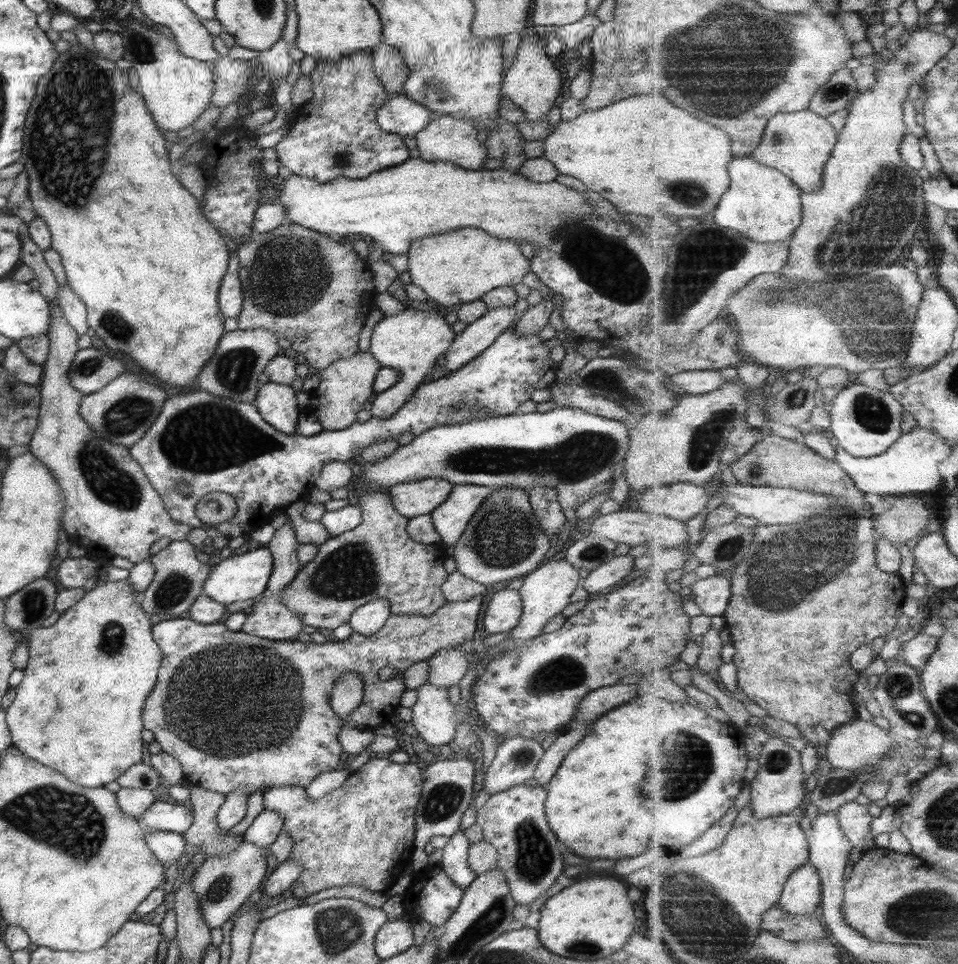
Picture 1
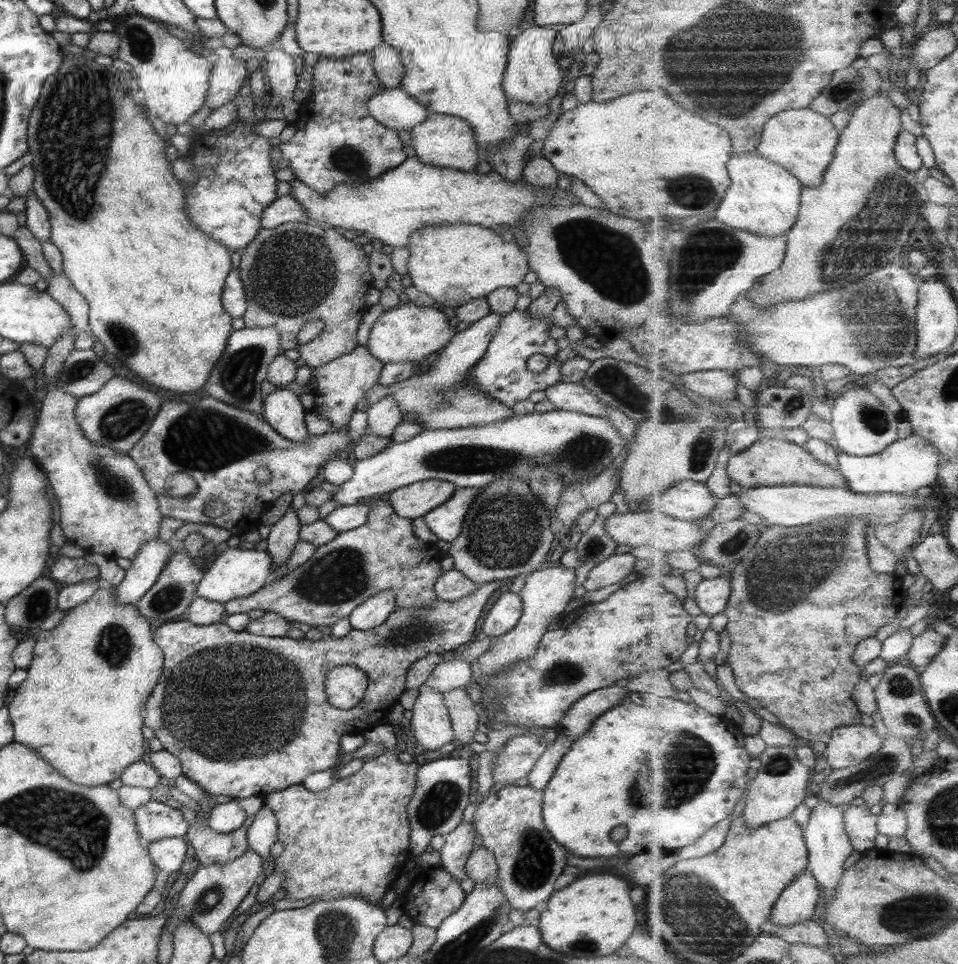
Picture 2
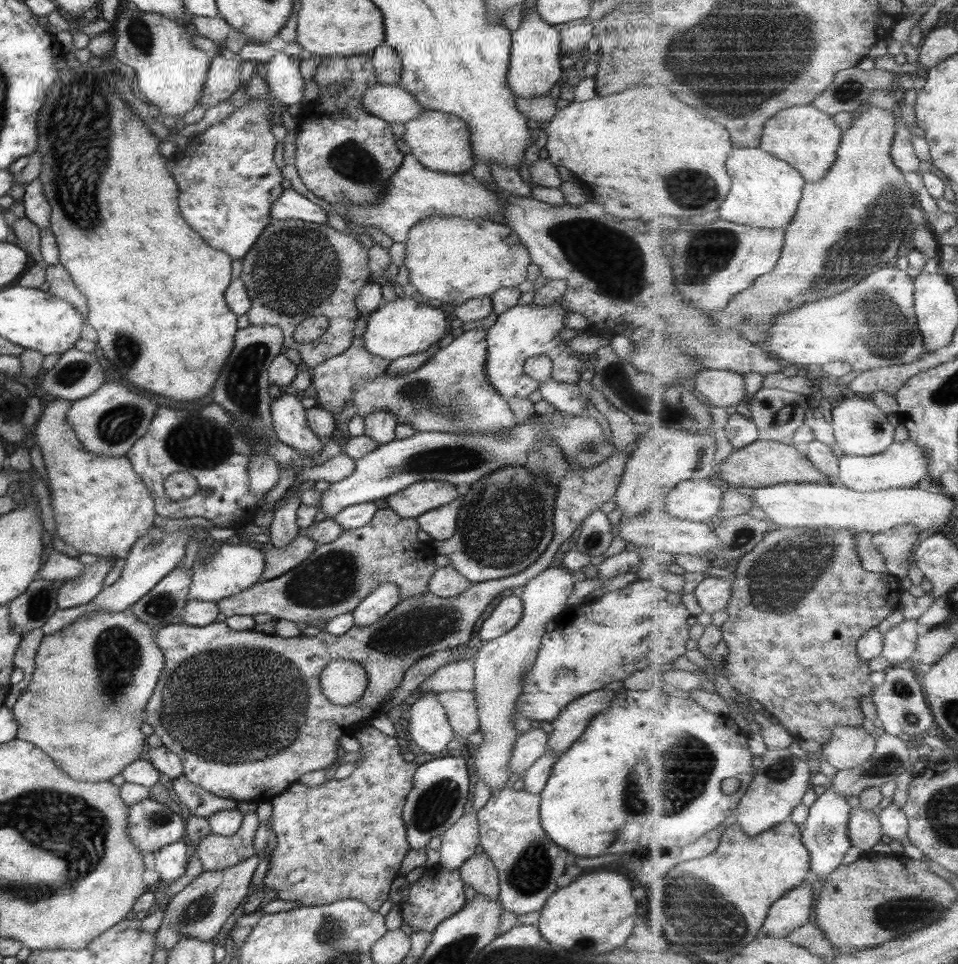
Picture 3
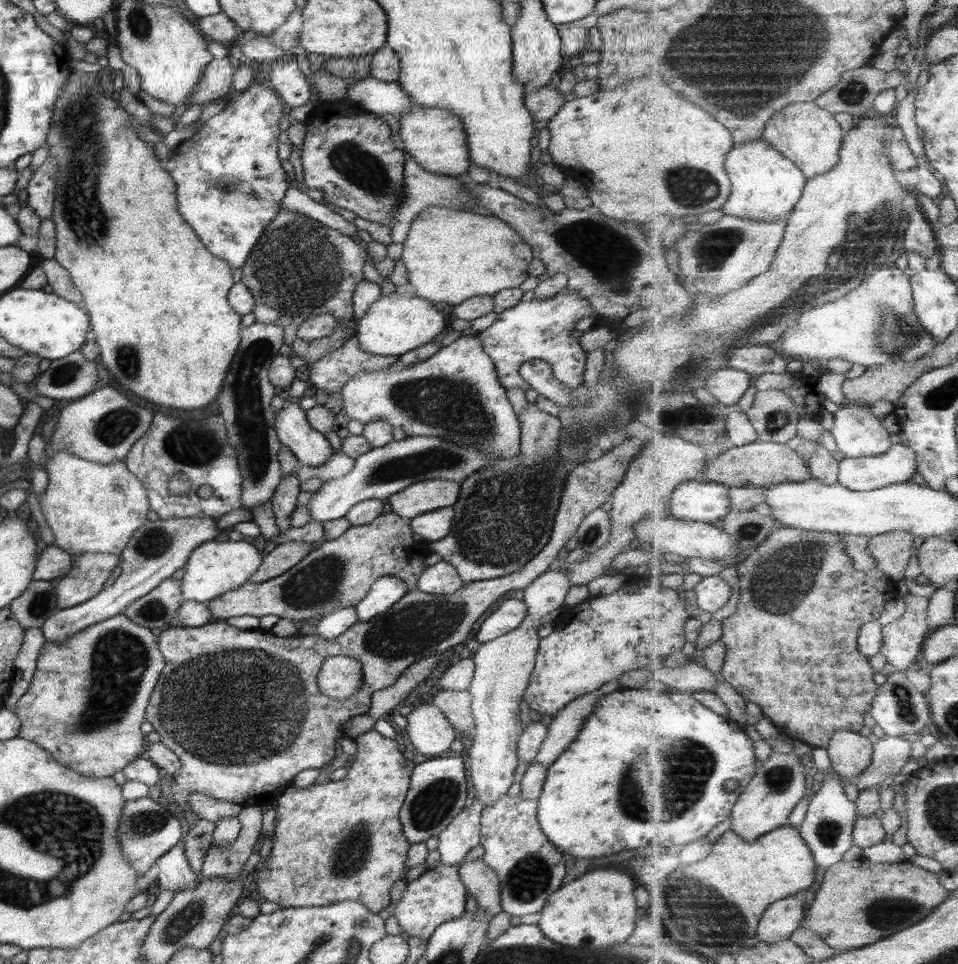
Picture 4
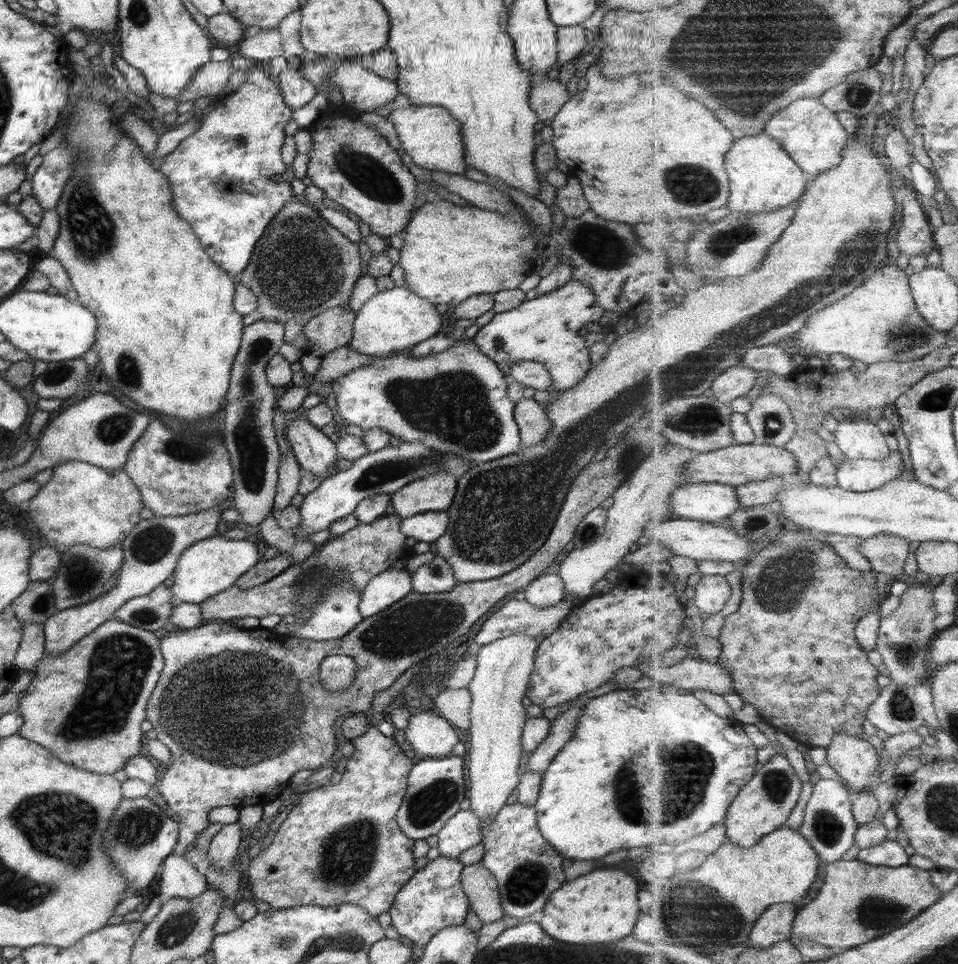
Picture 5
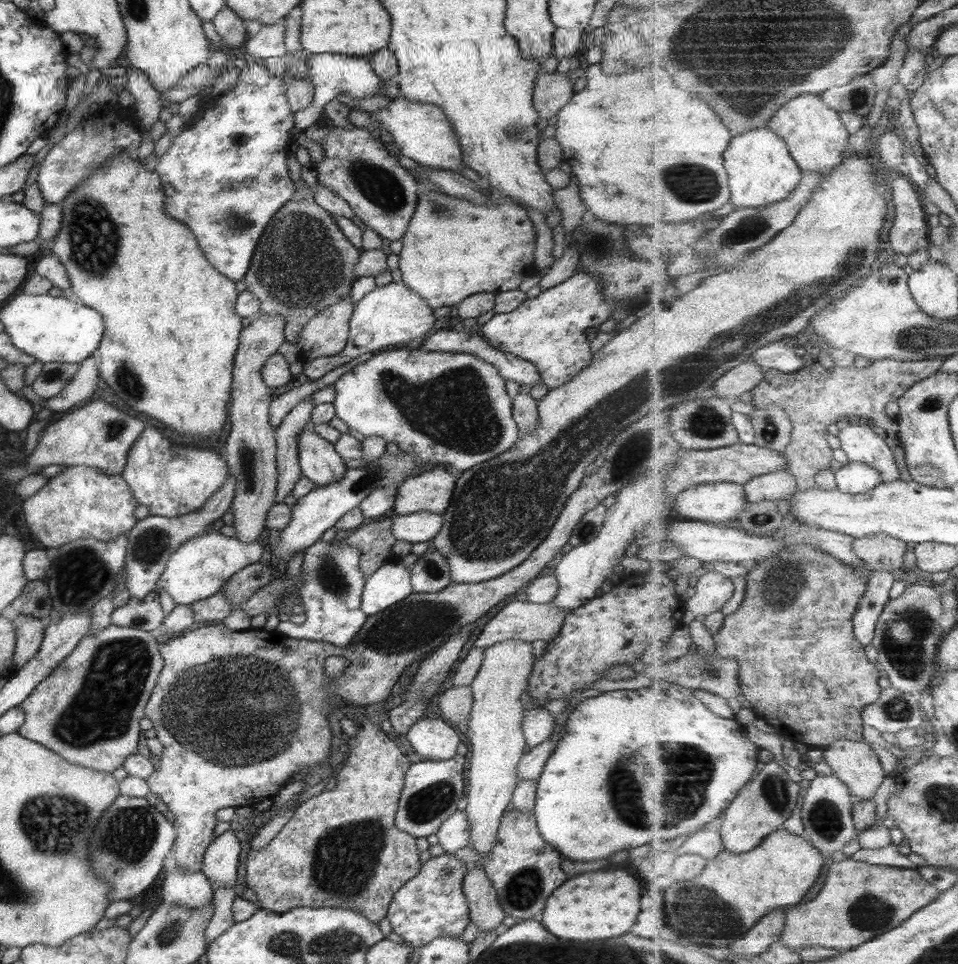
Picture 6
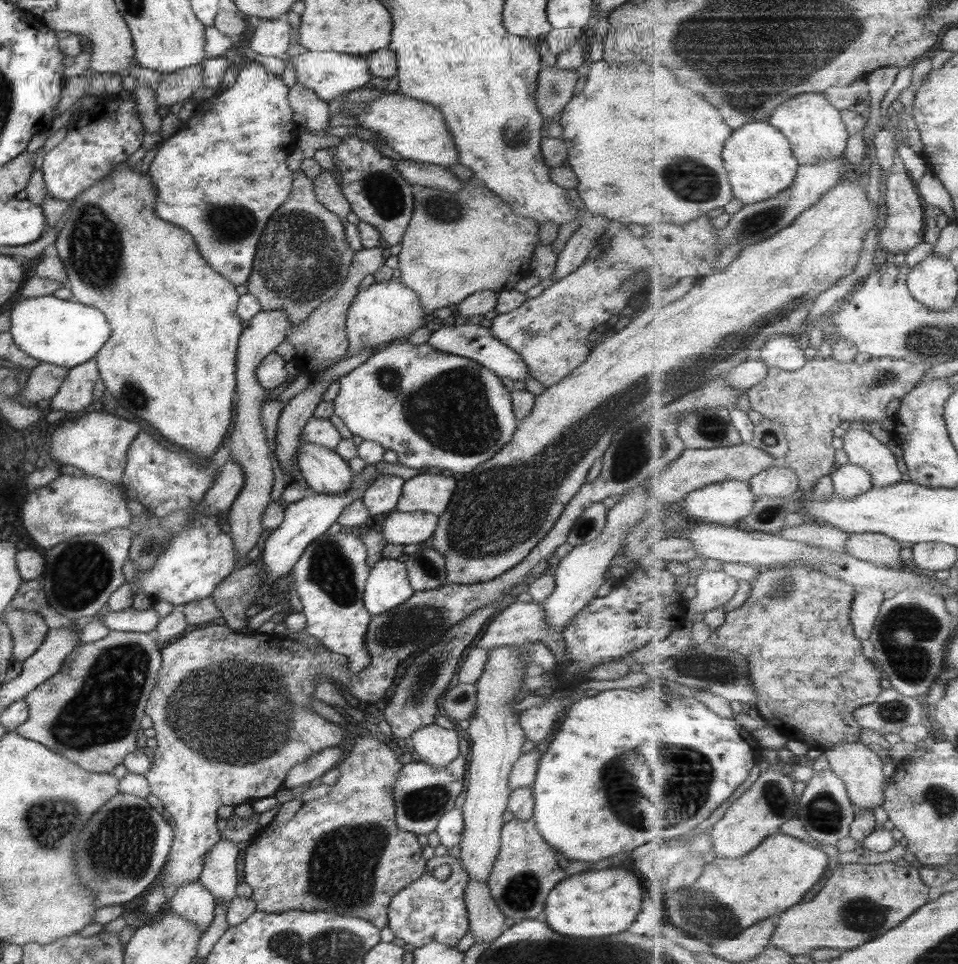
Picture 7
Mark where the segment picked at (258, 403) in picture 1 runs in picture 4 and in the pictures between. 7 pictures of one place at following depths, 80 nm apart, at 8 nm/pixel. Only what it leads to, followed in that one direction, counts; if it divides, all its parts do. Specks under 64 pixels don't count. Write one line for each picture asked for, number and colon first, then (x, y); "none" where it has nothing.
2: (282, 411)
3: (289, 424)
4: (310, 448)

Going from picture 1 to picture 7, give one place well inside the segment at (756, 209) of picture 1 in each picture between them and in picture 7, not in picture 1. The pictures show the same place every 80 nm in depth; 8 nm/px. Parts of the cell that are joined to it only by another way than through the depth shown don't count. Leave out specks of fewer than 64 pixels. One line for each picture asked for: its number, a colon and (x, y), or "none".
2: (764, 198)
3: (766, 191)
4: (766, 185)
5: (763, 177)
6: (761, 168)
7: (761, 164)

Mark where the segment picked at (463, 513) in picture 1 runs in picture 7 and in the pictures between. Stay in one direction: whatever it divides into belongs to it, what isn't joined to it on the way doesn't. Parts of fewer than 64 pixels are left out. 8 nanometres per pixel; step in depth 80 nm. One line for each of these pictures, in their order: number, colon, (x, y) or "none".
2: (445, 520)
3: (439, 523)
4: (431, 526)
5: (425, 527)
6: (421, 526)
7: (414, 527)

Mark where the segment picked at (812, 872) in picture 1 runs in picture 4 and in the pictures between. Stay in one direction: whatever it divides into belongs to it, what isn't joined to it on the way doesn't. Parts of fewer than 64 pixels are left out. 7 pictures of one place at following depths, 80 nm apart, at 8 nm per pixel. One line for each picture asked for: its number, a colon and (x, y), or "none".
2: (797, 903)
3: (794, 908)
4: (781, 919)

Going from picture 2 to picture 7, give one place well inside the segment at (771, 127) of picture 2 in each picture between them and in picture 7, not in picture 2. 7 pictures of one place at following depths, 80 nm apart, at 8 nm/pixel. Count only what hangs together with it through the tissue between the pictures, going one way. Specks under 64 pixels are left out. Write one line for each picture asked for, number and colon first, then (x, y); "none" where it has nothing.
3: (807, 138)
4: (810, 136)
5: (810, 132)
6: (816, 136)
7: (816, 129)

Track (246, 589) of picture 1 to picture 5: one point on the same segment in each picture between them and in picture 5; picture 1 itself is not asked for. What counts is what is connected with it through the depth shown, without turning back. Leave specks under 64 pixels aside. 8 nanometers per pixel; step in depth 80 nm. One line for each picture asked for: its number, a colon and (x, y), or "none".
2: (235, 573)
3: (234, 568)
4: (217, 566)
5: (211, 565)

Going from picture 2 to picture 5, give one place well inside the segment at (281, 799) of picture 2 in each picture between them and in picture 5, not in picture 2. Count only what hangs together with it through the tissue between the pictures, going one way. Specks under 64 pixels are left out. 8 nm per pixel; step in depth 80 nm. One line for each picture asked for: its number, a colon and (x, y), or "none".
3: (343, 839)
4: (338, 840)
5: (339, 843)

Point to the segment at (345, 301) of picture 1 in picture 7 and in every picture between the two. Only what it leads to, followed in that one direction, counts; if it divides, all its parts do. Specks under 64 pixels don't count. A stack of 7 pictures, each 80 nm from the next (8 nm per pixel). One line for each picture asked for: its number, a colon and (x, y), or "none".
2: (296, 272)
3: (295, 270)
4: (298, 269)
5: (300, 266)
6: (302, 264)
7: (302, 258)

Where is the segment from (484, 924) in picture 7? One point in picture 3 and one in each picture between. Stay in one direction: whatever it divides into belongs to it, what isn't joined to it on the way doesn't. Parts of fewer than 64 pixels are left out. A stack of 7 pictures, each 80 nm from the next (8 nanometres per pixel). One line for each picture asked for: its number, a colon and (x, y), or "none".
3: (477, 872)
4: (480, 881)
5: (480, 887)
6: (483, 908)

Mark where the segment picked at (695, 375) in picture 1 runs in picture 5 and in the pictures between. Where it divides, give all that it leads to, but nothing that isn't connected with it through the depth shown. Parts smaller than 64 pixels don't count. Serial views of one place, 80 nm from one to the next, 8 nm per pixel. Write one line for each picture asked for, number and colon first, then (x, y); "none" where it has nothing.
2: (718, 386)
3: (722, 388)
4: (727, 386)
5: (738, 380)

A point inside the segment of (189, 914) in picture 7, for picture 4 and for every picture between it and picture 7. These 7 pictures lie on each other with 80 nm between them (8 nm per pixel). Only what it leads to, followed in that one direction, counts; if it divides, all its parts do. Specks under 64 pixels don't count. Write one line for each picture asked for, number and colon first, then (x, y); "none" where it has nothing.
4: (174, 874)
5: (179, 878)
6: (183, 888)

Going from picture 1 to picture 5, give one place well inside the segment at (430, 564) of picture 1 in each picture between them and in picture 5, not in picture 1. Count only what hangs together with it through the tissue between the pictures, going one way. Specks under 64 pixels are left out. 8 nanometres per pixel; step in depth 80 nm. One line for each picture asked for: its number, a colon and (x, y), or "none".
2: (382, 554)
3: (335, 577)
4: (339, 573)
5: (363, 551)

